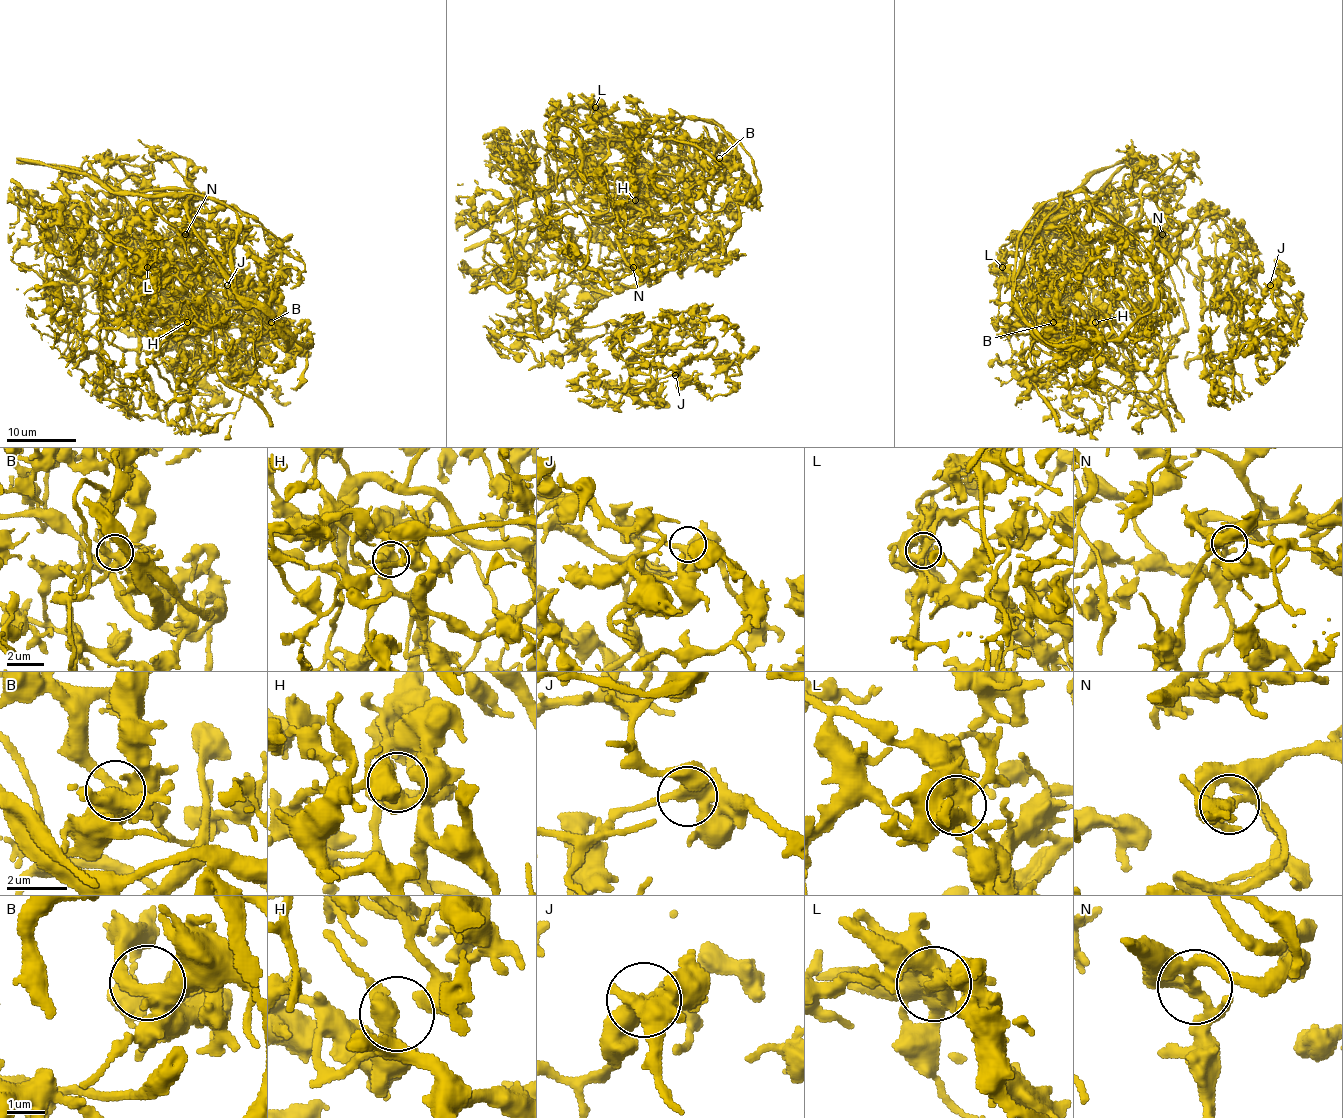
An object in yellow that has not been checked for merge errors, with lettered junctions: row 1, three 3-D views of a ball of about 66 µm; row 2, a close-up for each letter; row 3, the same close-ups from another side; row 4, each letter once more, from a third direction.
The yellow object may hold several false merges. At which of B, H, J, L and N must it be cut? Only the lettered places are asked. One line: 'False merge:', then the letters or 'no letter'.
False merge: L, N

